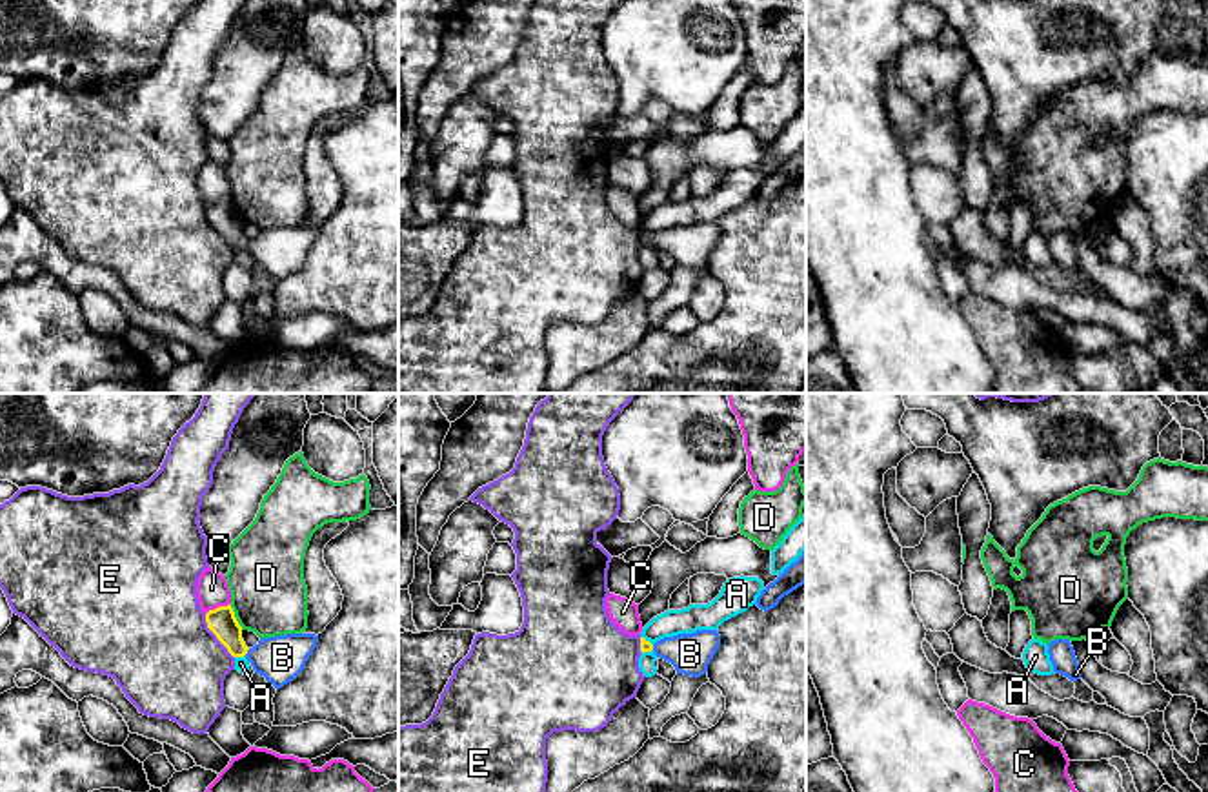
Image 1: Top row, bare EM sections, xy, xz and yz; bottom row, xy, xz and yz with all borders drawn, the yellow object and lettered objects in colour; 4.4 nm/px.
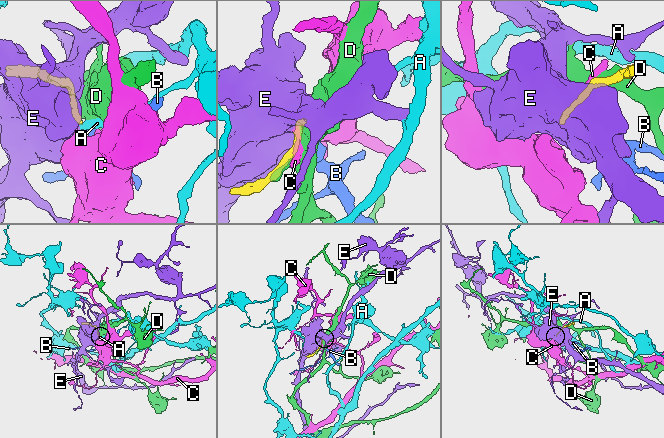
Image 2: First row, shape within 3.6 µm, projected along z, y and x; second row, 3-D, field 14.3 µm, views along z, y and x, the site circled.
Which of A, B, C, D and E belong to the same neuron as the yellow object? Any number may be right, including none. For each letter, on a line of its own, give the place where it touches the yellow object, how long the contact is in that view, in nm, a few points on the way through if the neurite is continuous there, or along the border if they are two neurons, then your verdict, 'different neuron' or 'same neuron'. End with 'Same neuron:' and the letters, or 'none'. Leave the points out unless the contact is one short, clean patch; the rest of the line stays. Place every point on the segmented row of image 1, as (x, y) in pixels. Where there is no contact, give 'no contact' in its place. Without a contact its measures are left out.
A: meets yellow in xy at (239, 656); contact 50 nm long; border along xy (244, 654), (235, 658); different neuron
B: meets yellow in xy at (246, 652); contact 40 nm long; runs through xy (221, 621), (246, 652), (282, 658); same neuron
C: meets yellow in xy at (219, 607); contact 120 nm long; different neuron
D: meets yellow in xy at (235, 618); contact 130 nm long; different neuron
E: meets yellow in xy at (215, 634); contact 240 nm long; border along xy (204, 614), (206, 627), (233, 658); different neuron
Same neuron: B

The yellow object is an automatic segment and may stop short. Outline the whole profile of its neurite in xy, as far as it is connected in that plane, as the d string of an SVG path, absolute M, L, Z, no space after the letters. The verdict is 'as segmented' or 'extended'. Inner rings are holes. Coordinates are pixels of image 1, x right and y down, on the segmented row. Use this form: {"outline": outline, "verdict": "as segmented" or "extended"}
{"outline": "M231 604L209 610L206 623L233 657L246 655L255 674L264 675L277 690L304 670L318 643L315 634L286 634L264 637L253 648L247 648Z", "verdict": "extended"}

